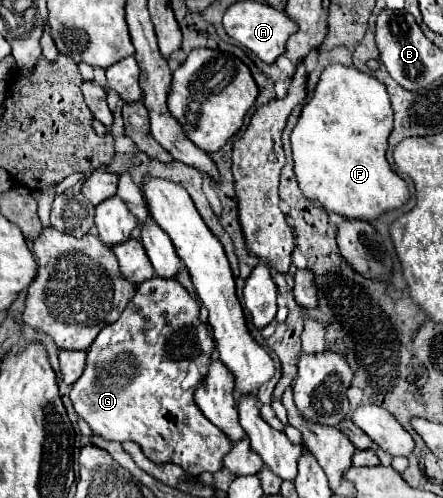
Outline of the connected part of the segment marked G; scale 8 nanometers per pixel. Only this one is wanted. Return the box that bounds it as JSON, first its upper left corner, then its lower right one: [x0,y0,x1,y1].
[71,276,233,476]

